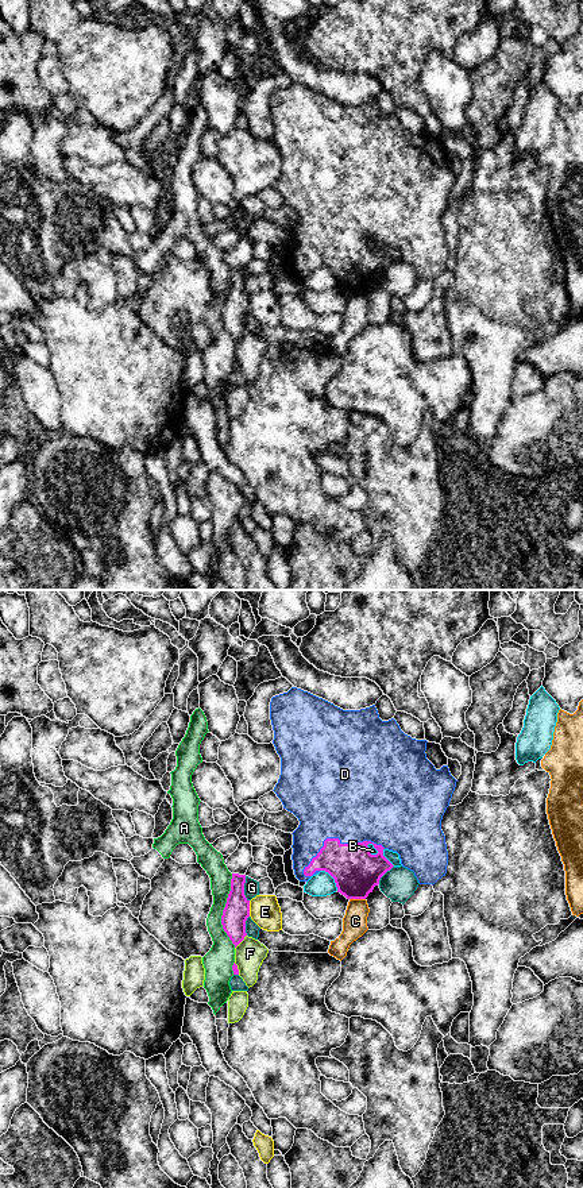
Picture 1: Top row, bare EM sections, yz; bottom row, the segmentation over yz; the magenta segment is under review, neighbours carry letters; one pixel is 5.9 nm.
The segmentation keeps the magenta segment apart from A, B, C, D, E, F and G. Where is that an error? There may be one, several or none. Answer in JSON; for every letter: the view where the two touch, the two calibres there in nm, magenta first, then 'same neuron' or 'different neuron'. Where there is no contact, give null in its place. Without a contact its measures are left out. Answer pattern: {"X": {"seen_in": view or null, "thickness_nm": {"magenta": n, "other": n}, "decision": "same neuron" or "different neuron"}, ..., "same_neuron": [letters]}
{"A": {"seen_in": "yz", "thickness_nm": {"magenta": 150, "other": 140}, "decision": "different neuron"}, "B": {"seen_in": "yz", "thickness_nm": {"magenta": 280, "other": 140}, "decision": "different neuron"}, "C": {"seen_in": "yz", "thickness_nm": {"magenta": 280, "other": 140}, "decision": "different neuron"}, "D": {"seen_in": "yz", "thickness_nm": {"magenta": 280, "other": 500}, "decision": "same neuron"}, "E": {"seen_in": "yz", "thickness_nm": {"magenta": 150, "other": 180}, "decision": "different neuron"}, "F": {"seen_in": "yz", "thickness_nm": {"magenta": 150, "other": 180}, "decision": "different neuron"}, "G": {"seen_in": "yz", "thickness_nm": {"magenta": 150, "other": 100}, "decision": "different neuron"}, "same_neuron": ["D"]}

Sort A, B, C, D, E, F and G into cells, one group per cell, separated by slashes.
A / B / C / D / E / F / G

